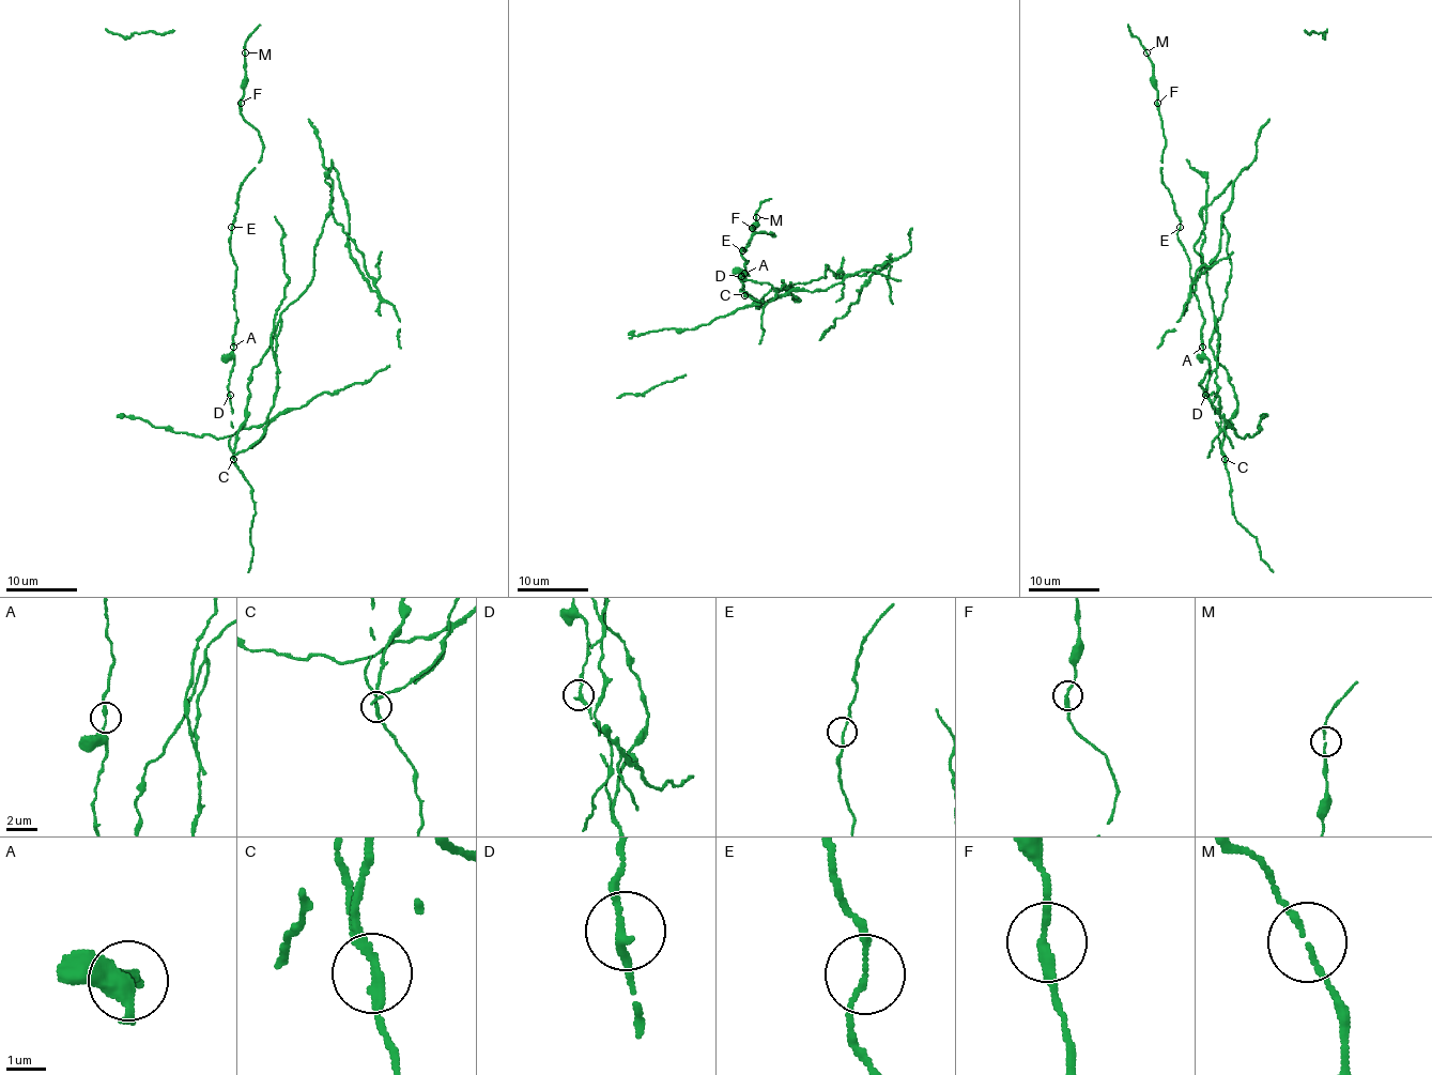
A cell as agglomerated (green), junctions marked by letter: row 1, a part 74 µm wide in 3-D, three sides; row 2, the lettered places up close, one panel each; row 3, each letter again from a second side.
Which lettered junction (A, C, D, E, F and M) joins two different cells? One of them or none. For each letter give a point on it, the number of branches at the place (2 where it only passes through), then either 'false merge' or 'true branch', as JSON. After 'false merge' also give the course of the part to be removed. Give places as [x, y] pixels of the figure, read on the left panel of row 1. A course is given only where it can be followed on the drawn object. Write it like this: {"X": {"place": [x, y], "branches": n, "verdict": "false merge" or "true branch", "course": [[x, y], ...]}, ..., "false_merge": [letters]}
{"A": {"place": [233, 347], "branches": 2, "verdict": "true branch"}, "C": {"place": [233, 459], "branches": 2, "verdict": "false merge"}, "D": {"place": [230, 395], "branches": 2, "verdict": "true branch"}, "E": {"place": [231, 227], "branches": 2, "verdict": "true branch"}, "F": {"place": [241, 103], "branches": 2, "verdict": "true branch"}, "M": {"place": [245, 52], "branches": 2, "verdict": "true branch"}, "false_merge": ["C"]}

